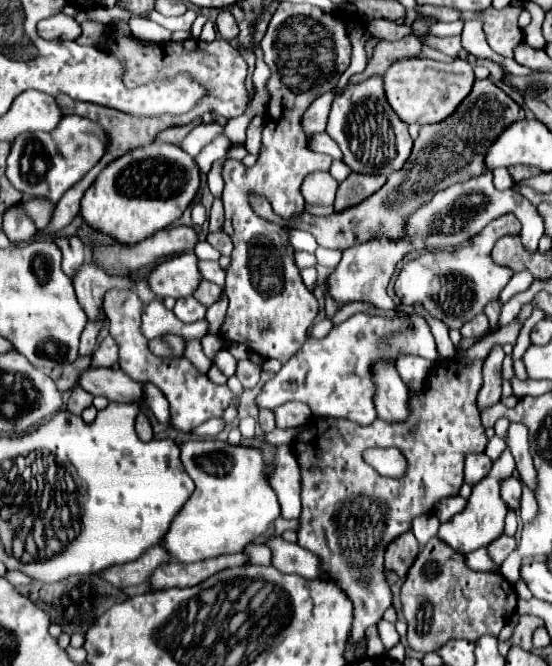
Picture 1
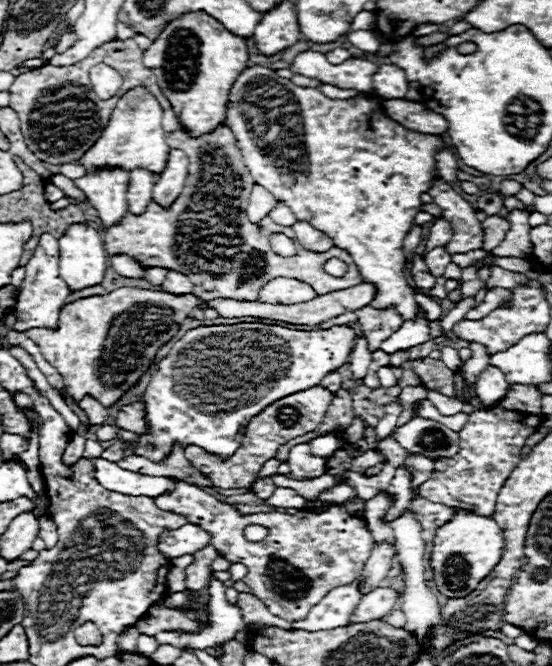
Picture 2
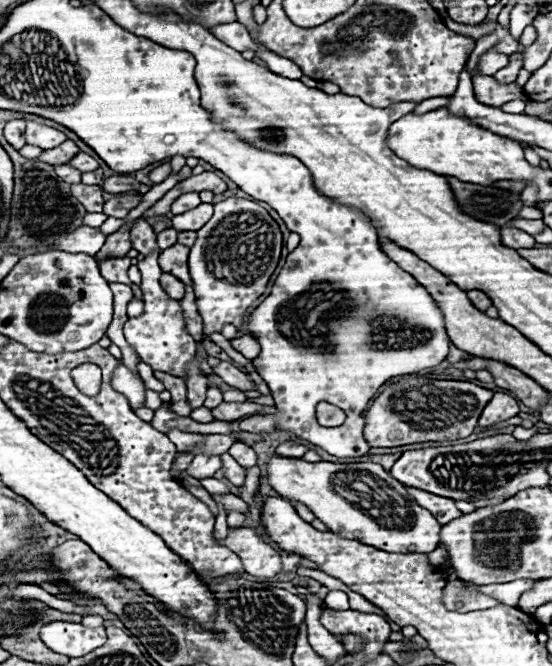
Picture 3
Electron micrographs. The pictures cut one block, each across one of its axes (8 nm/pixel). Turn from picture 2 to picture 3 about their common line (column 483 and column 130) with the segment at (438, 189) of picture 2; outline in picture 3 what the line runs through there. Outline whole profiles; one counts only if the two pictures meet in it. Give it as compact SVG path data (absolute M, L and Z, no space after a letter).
M136 220L134 226L130 228L130 242L132 242L132 248L138 250L140 254L148 254L152 250L158 250L156 246L156 234L152 230L152 226L146 222L146 220Z

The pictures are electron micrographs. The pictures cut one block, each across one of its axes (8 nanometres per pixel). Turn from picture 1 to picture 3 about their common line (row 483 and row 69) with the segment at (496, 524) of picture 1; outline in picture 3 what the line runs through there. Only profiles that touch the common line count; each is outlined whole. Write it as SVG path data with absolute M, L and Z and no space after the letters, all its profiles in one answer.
M492 48L490 52L486 52L486 54L480 58L478 72L492 76L494 72L506 68L506 64L508 64L508 56L506 56L506 54L498 54L498 52L494 52L494 48Z

